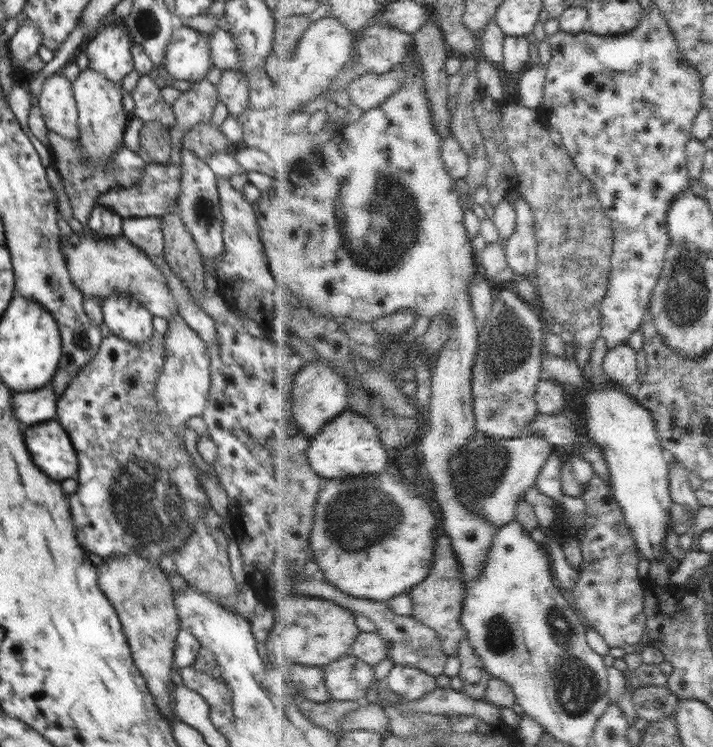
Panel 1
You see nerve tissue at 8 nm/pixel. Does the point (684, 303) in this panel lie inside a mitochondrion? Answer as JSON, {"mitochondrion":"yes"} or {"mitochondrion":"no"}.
{"mitochondrion":"yes"}

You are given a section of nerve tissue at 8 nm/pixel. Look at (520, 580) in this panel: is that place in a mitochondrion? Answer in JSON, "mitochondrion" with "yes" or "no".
{"mitochondrion":"no"}

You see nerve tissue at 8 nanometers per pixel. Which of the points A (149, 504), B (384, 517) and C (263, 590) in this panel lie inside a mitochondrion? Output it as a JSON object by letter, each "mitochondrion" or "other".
{"A":"mitochondrion","B":"mitochondrion","C":"other"}

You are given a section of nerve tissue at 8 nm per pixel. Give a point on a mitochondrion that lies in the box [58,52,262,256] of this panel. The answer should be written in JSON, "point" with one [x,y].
{"point":[204,210]}

